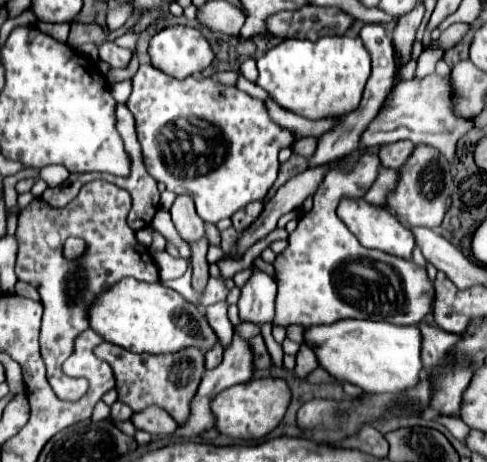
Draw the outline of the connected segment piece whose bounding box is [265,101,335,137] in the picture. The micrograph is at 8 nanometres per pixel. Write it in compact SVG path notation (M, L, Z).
M265 101L265 107L271 115L271 119L275 119L275 123L295 131L295 135L313 135L313 137L319 137L323 135L323 131L329 131L331 125L335 123L335 119L319 119L319 121L311 121L311 119L303 119L283 107L279 107L275 101Z

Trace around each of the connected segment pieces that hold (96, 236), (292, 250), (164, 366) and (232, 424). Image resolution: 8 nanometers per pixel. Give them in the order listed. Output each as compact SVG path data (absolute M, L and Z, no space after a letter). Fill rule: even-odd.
M94 180L81 187L79 195L63 209L47 205L43 199L33 199L19 213L19 227L15 233L19 253L15 263L15 273L19 281L33 285L43 303L43 323L41 323L41 357L47 367L47 379L55 395L65 401L81 399L89 383L87 379L67 377L61 371L63 361L73 353L75 339L89 327L87 307L105 289L115 285L125 277L135 277L139 281L157 283L159 271L153 265L149 249L137 243L133 229L127 225L127 217L132 206L127 191L107 181ZM67 237L81 237L87 241L87 253L75 263L61 255Z
M365 153L351 169L335 167L331 163L313 195L313 209L299 219L297 229L287 239L287 249L279 253L273 263L279 287L273 325L319 325L347 317L417 325L431 313L435 289L427 271L409 259L363 247L335 213L337 203L343 197L359 197L359 193L367 193L375 183L379 169L379 157L369 153Z
M99 343L93 353L107 361L113 367L113 373L117 377L117 393L119 401L129 405L133 411L143 411L147 405L159 405L163 407L179 425L189 415L189 403L201 383L201 377L205 373L205 355L199 347L185 347L177 353L165 353L165 355L129 355L127 349L111 345L111 343Z
M265 377L265 379L251 379L243 385L233 385L229 389L225 389L219 397L213 399L211 409L217 417L217 429L219 433L233 437L233 439L261 439L265 437L269 431L273 431L291 401L291 391L285 379L275 379L275 377Z

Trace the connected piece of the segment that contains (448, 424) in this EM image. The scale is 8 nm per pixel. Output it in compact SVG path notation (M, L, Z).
M441 416L435 422L444 425L454 437L463 441L470 432L470 428L461 420L450 416Z

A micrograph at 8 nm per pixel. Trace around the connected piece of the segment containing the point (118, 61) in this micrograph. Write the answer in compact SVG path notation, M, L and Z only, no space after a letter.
M105 43L99 49L99 57L111 67L111 69L125 69L131 61L131 51L129 49L121 49L115 43Z

